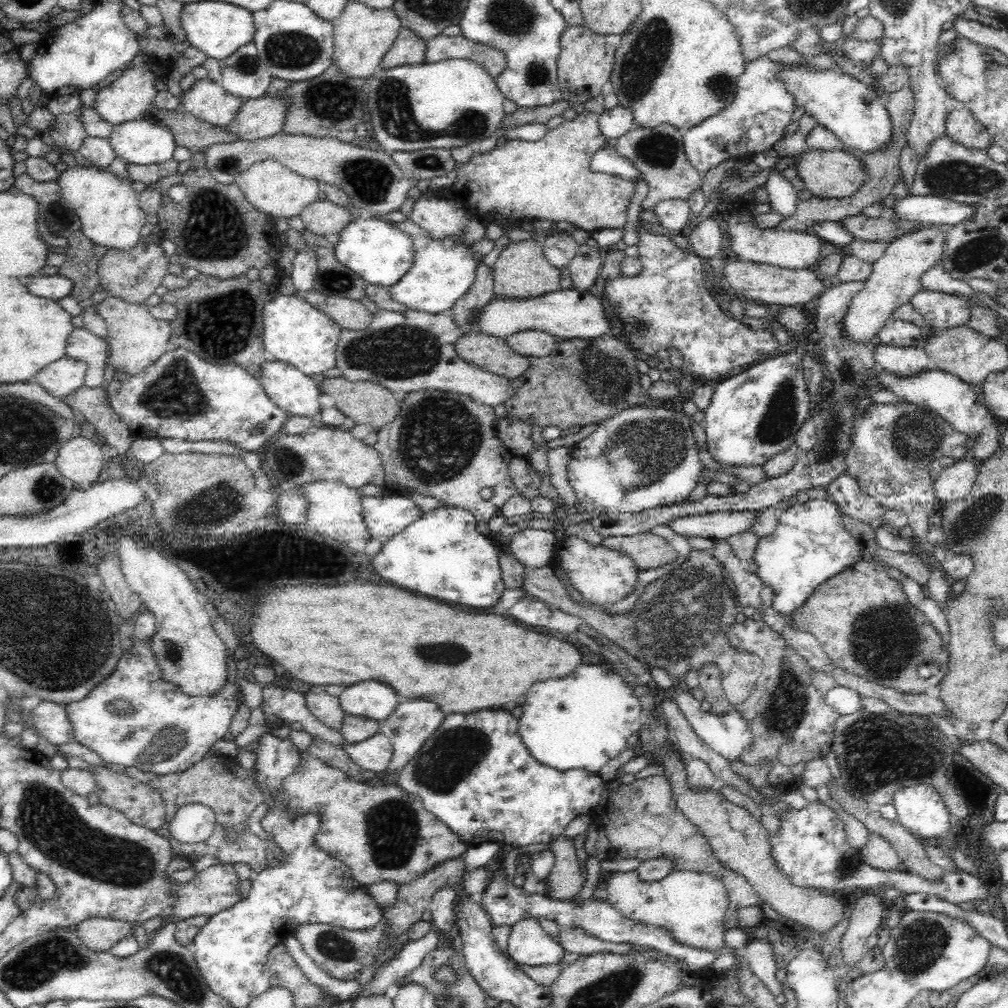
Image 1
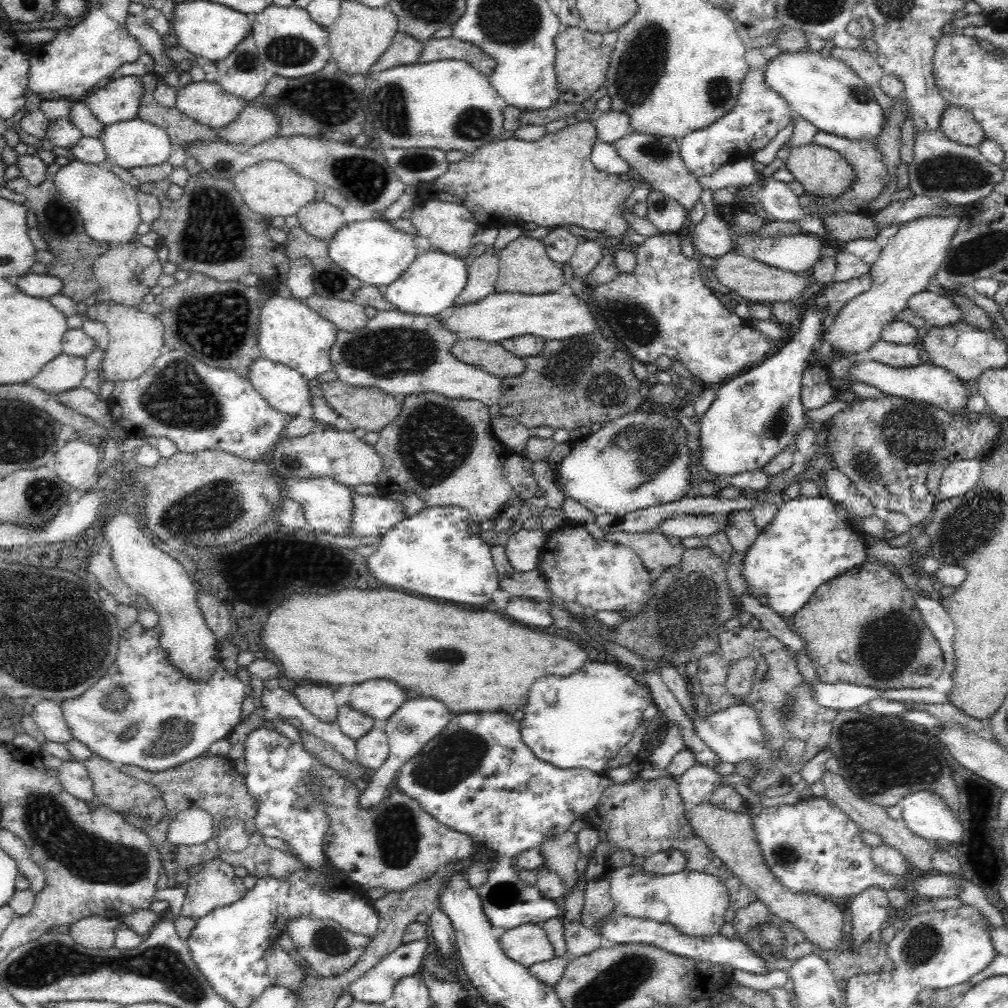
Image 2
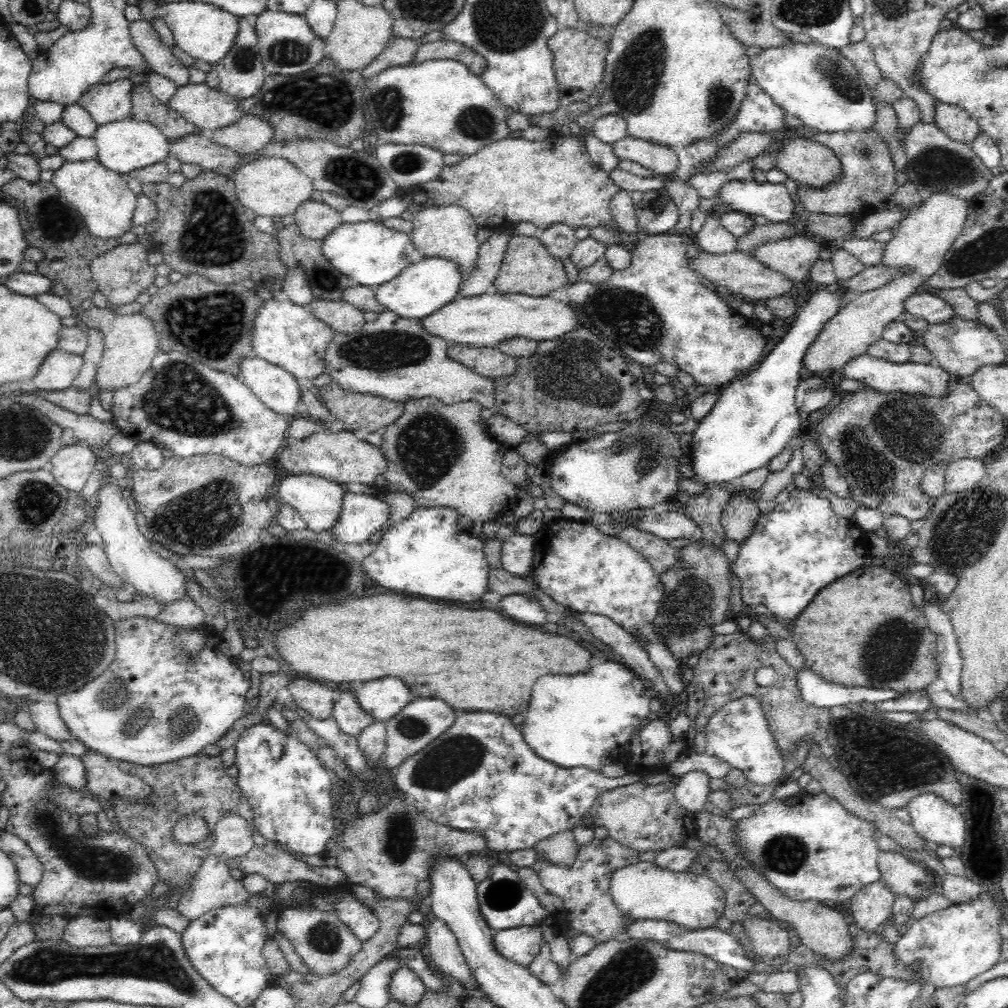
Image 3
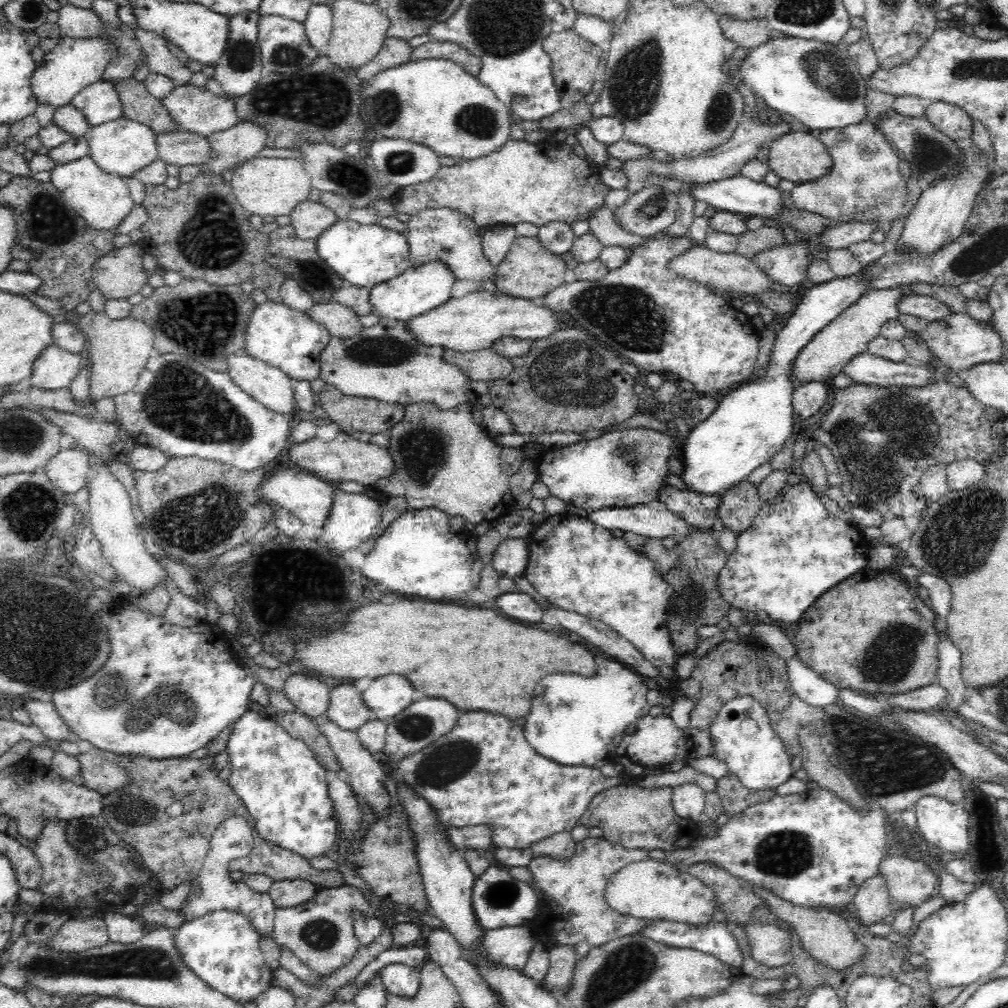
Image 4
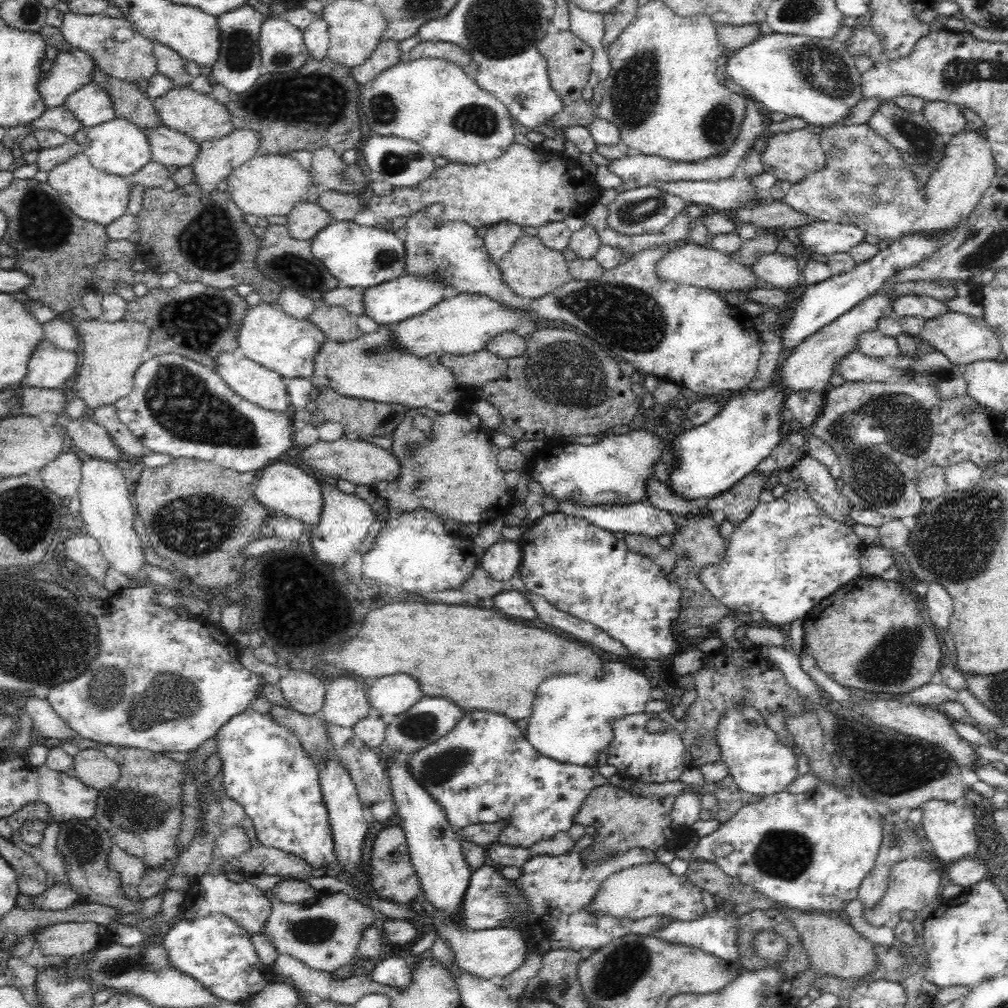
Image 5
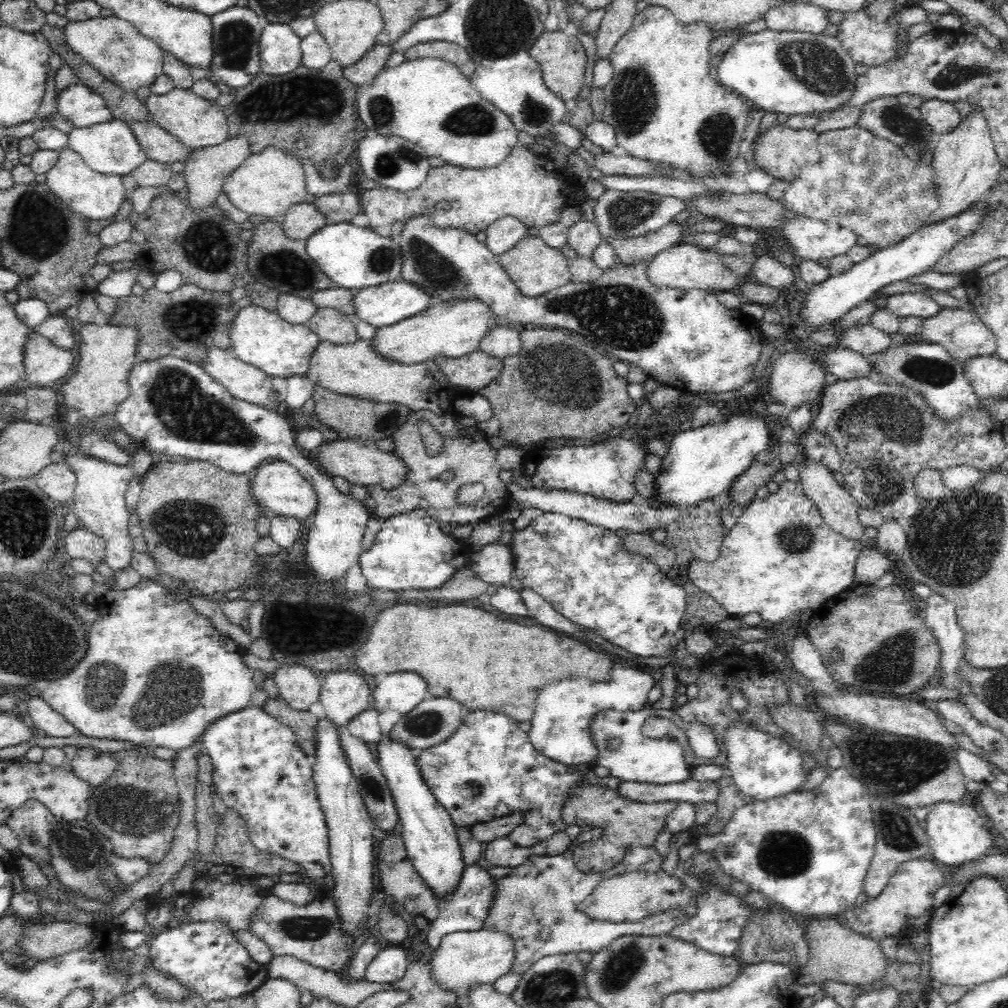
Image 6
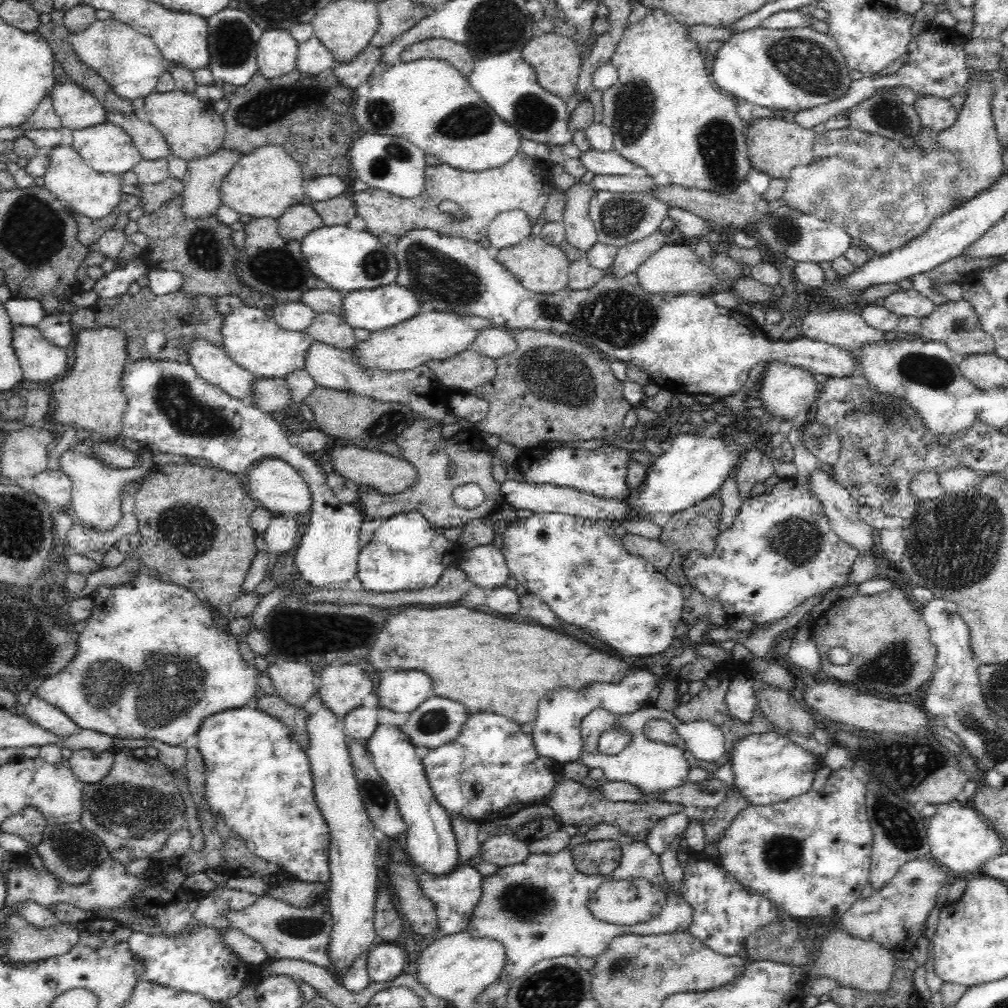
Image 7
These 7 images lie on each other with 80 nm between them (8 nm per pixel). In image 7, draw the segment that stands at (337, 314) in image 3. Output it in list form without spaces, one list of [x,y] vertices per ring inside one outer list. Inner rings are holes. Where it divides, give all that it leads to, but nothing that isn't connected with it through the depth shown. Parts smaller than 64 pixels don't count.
[[[317,314],[304,332],[314,341],[340,349],[352,348],[358,342],[354,338],[353,328],[346,323],[342,315]]]

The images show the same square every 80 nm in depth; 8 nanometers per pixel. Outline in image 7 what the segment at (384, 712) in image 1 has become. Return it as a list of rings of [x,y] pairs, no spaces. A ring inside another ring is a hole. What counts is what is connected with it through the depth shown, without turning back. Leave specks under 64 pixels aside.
[[[396,672],[378,686],[380,707],[392,714],[412,713],[420,703],[432,697],[432,682],[424,672]]]

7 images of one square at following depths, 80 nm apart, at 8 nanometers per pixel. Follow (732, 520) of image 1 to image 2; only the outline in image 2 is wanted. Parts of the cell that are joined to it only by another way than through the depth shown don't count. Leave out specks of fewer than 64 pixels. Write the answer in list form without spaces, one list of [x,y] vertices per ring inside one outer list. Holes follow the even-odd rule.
[[[676,515],[662,520],[656,526],[655,532],[662,533],[666,538],[700,538],[715,534],[718,530],[726,530],[728,527],[727,515]]]

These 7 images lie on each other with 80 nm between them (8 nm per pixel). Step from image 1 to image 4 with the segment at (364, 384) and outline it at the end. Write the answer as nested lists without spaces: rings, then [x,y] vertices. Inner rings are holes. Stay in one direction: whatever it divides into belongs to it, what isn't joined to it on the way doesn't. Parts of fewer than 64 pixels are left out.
[[[326,383],[316,397],[318,411],[321,412],[324,422],[338,422],[340,432],[352,435],[353,432],[369,432],[371,435],[384,433],[405,415],[405,406],[400,403],[380,402],[376,399],[353,397],[344,395],[336,387]]]

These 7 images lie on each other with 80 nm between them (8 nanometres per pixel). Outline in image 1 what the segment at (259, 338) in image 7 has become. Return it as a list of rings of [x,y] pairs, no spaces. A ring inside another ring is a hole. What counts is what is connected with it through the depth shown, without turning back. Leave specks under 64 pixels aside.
[[[297,294],[276,296],[263,308],[264,352],[268,361],[286,362],[309,377],[317,378],[324,370],[335,368],[335,350],[341,328],[323,311],[319,311]]]

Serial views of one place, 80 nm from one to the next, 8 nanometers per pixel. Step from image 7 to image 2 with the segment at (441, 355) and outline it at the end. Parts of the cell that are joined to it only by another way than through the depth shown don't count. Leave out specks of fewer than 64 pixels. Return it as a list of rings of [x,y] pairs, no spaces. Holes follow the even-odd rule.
[[[560,291],[540,296],[494,292],[474,303],[452,305],[450,316],[437,318],[444,329],[456,333],[459,339],[482,339],[487,343],[499,343],[516,335],[536,335],[546,341],[556,341],[596,331],[590,306],[574,294],[564,298]]]

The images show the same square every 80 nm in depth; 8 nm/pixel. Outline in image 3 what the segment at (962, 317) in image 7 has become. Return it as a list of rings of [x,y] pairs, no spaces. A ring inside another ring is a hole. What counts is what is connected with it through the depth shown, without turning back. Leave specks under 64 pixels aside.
[[[954,316],[942,324],[928,324],[922,332],[922,340],[936,359],[936,364],[954,378],[971,377],[982,366],[1000,365],[1006,358],[1000,337],[990,327],[976,320]]]

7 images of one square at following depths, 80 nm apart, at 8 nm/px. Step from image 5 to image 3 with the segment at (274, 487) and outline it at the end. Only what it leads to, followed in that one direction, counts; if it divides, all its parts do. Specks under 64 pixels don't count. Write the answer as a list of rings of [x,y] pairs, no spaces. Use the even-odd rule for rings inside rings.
[[[286,474],[281,476],[279,485],[275,487],[275,495],[279,502],[288,504],[304,520],[305,526],[318,532],[327,532],[334,528],[343,506],[344,486],[330,482],[312,474]]]

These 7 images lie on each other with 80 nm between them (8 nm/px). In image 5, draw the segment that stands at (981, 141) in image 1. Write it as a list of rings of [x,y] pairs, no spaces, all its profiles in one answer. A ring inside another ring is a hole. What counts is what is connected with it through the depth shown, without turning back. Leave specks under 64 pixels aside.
[[[926,101],[921,110],[929,125],[948,142],[952,136],[962,133],[966,124],[963,111],[954,103]]]

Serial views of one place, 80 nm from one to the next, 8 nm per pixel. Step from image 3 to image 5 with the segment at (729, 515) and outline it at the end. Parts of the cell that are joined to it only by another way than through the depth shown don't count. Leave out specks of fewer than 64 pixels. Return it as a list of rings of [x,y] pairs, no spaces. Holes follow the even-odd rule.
[[[776,467],[773,471],[765,473],[757,469],[750,474],[746,474],[742,480],[736,482],[731,489],[723,492],[721,495],[726,501],[724,513],[726,520],[739,525],[752,513],[752,510],[759,504],[758,496],[765,486],[765,480],[769,479],[773,472],[781,470]]]

